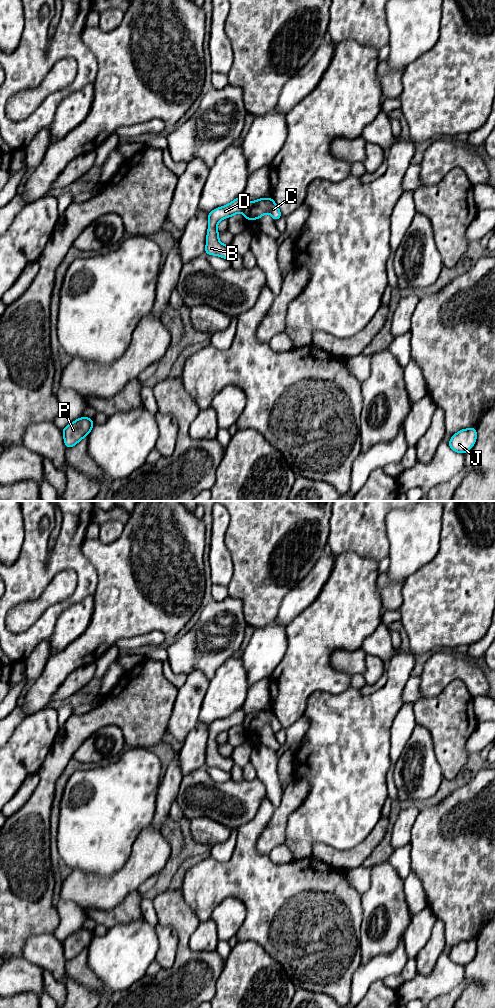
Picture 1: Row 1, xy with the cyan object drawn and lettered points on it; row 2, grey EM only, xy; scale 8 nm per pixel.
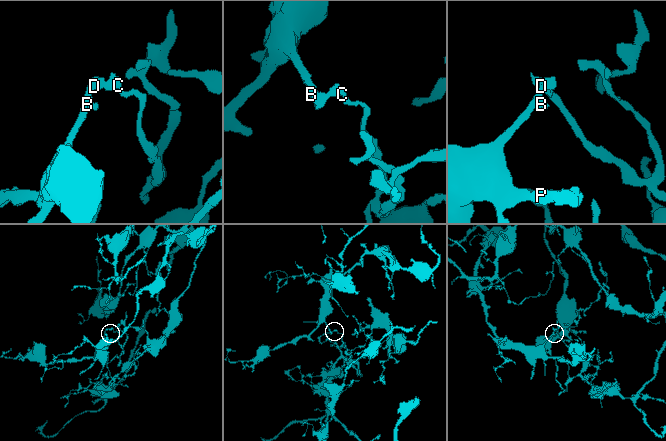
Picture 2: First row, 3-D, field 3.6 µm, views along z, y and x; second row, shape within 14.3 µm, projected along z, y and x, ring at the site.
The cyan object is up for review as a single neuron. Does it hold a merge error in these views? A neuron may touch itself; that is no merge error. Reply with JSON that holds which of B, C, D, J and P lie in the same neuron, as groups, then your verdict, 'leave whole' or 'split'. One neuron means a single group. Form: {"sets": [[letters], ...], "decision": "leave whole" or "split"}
{"sets": [["B", "D", "J", "P"], ["C"]], "decision": "split"}

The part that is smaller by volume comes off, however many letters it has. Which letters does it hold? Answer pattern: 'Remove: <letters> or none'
Remove: C

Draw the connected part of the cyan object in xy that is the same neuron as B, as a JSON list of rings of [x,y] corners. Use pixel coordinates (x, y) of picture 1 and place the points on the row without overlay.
[[[240,708],[229,716],[218,719],[208,726],[208,744],[205,766],[216,767],[224,771],[231,771],[234,763],[231,758],[224,757],[219,753],[217,737],[222,731],[243,724],[244,717],[245,713],[243,709]]]

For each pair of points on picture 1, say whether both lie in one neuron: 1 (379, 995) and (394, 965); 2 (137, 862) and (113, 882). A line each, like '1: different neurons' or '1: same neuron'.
1: different neurons
2: same neuron

